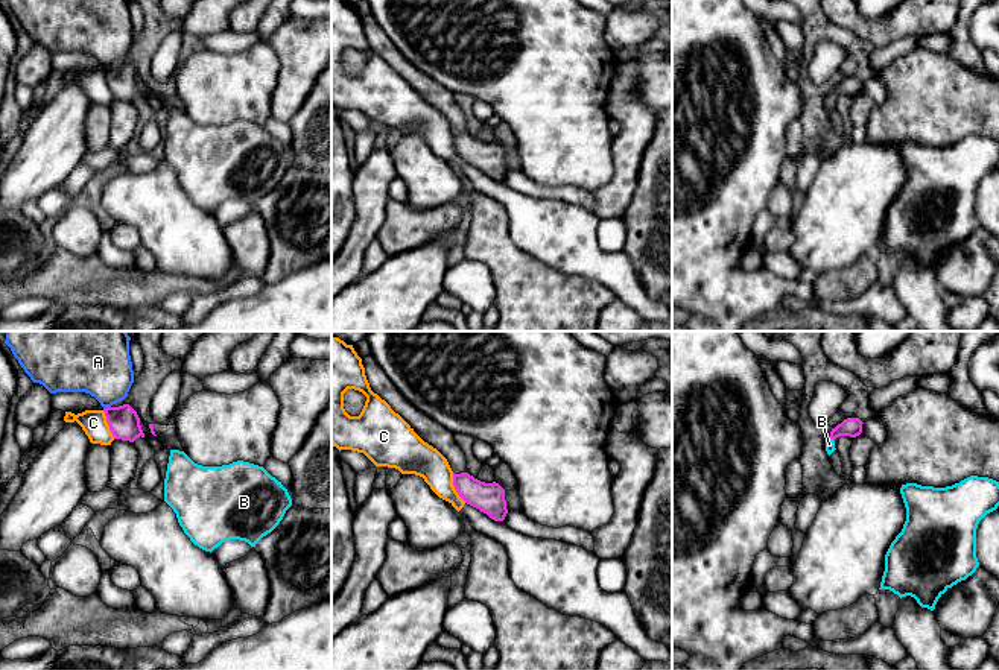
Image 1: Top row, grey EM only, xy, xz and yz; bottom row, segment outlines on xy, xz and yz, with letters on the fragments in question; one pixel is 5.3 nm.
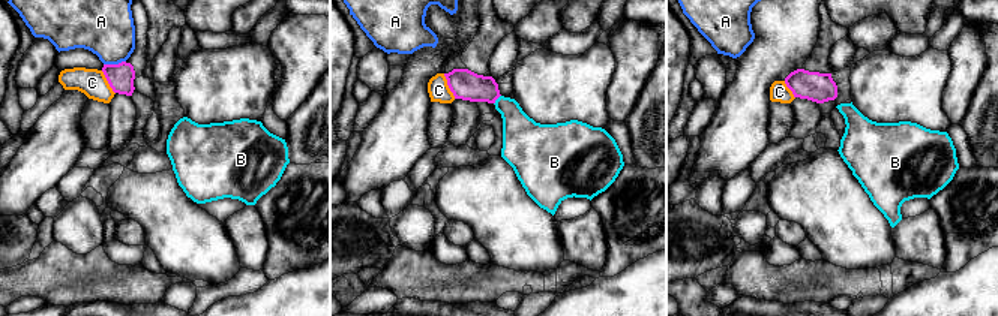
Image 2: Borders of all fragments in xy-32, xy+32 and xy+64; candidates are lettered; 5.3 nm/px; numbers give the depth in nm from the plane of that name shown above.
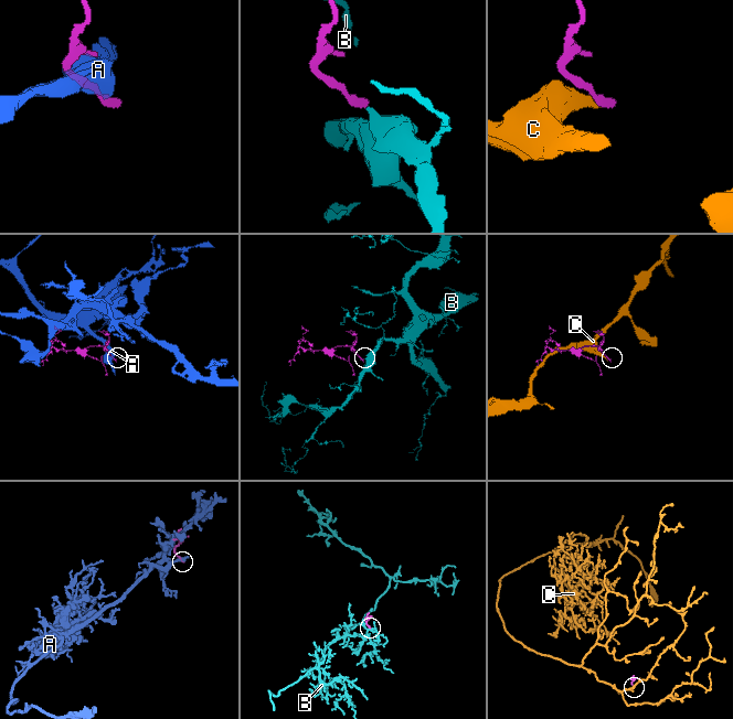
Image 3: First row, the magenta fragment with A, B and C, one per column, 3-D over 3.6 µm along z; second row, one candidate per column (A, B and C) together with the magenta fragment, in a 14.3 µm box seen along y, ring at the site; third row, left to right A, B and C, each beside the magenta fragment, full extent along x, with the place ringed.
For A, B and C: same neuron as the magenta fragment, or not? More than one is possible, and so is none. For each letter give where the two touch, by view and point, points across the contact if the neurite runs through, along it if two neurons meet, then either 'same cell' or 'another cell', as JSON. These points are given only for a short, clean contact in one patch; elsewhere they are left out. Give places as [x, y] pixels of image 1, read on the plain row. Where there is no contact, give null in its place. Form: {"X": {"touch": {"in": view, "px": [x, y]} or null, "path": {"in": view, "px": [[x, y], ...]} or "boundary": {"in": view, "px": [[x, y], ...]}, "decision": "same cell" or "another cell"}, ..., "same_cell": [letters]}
{"A": {"touch": {"in": "xy", "px": [107, 67]}, "decision": "another cell"}, "B": {"touch": {"in": "yz", "px": [832, 97]}, "path": {"in": "yz", "px": [[852, 87], [841, 88], [832, 97], [829, 104]]}, "decision": "same cell"}, "C": {"touch": {"in": "xz", "px": [455, 148]}, "boundary": {"in": "xz", "px": [[452, 132], [452, 145], [466, 161]]}, "decision": "another cell"}, "same_cell": ["B"]}

